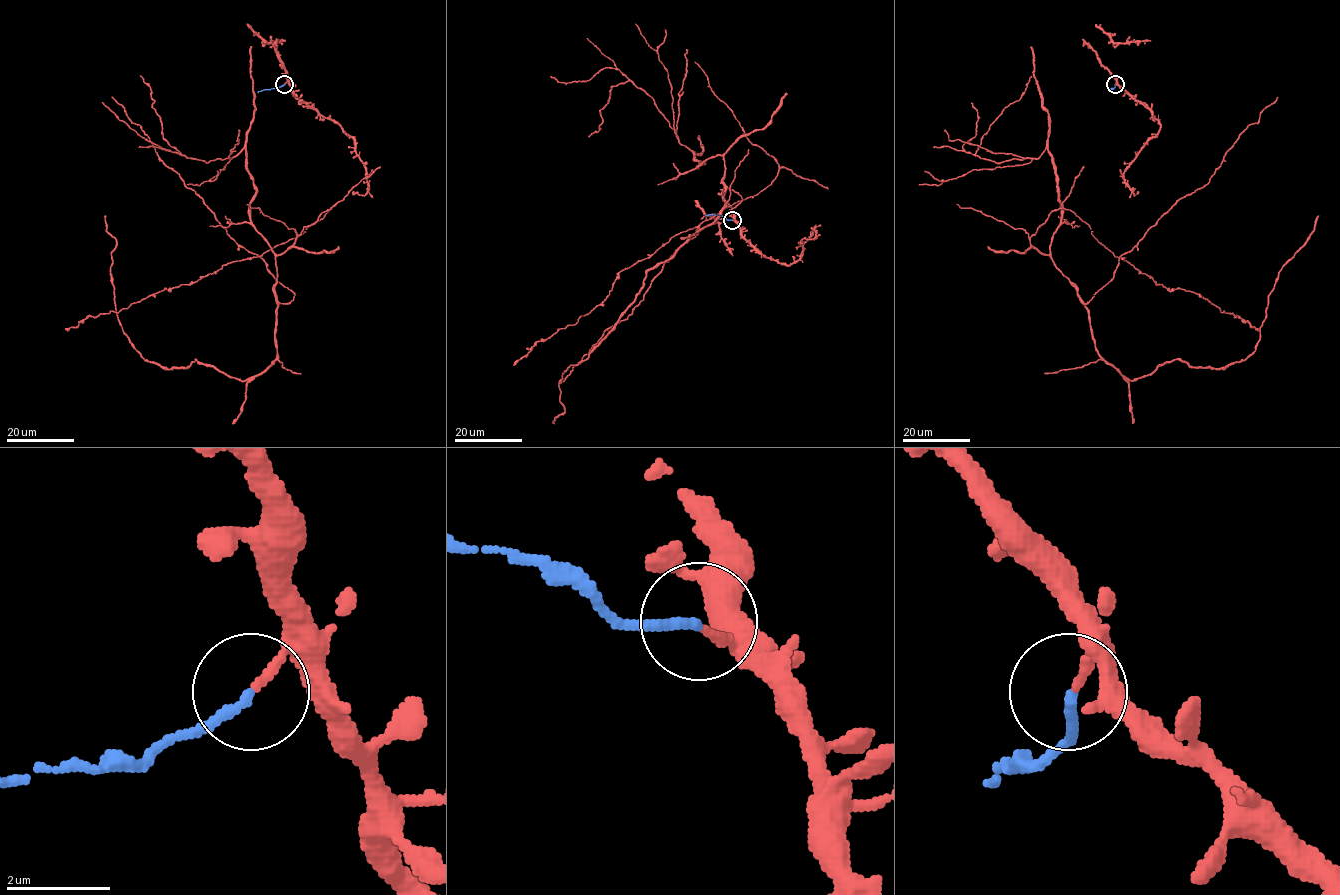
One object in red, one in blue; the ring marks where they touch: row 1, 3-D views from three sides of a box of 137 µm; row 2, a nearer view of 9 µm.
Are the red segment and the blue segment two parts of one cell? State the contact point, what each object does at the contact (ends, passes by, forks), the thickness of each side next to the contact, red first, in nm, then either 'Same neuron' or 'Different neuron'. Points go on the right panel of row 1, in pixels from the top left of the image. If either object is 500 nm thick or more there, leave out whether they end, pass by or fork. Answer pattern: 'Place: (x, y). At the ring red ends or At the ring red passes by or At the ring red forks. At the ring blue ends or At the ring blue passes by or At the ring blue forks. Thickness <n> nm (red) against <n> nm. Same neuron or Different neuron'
Place: (1115, 84). At the ring red ends. At the ring blue ends. Thickness 160 nm (red) against 190 nm. Different neuron

